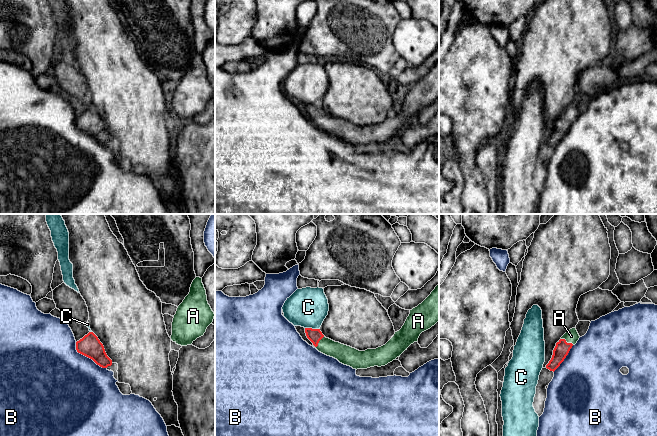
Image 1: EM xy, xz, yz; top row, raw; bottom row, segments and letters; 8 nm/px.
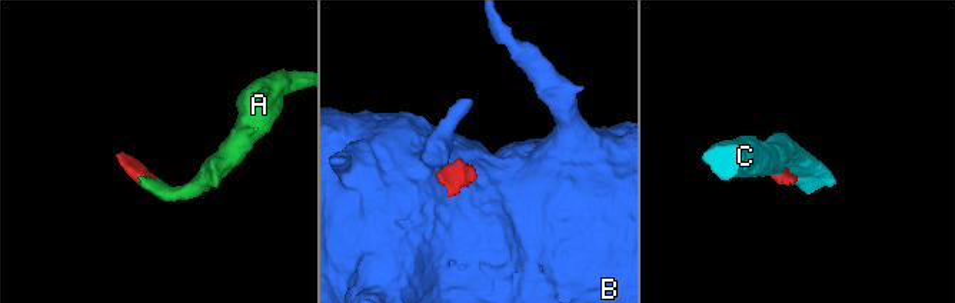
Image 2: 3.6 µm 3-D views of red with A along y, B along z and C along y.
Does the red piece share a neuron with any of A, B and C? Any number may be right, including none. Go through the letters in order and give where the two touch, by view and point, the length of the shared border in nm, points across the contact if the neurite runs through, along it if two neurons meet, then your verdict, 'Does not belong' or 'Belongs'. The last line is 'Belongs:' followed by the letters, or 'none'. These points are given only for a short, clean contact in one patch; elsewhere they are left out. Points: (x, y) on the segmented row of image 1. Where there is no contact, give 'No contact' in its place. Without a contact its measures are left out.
A: Touches red at yz (566, 342). Shared border 120 nm. Path across: yz (562, 348), (566, 342), (571, 336). Belongs
B: Touches red at xy (87, 356). Shared border 340 nm. Does not belong
C: Touches red at xz (311, 328). Shared border 120 nm. Does not belong
Belongs: A

